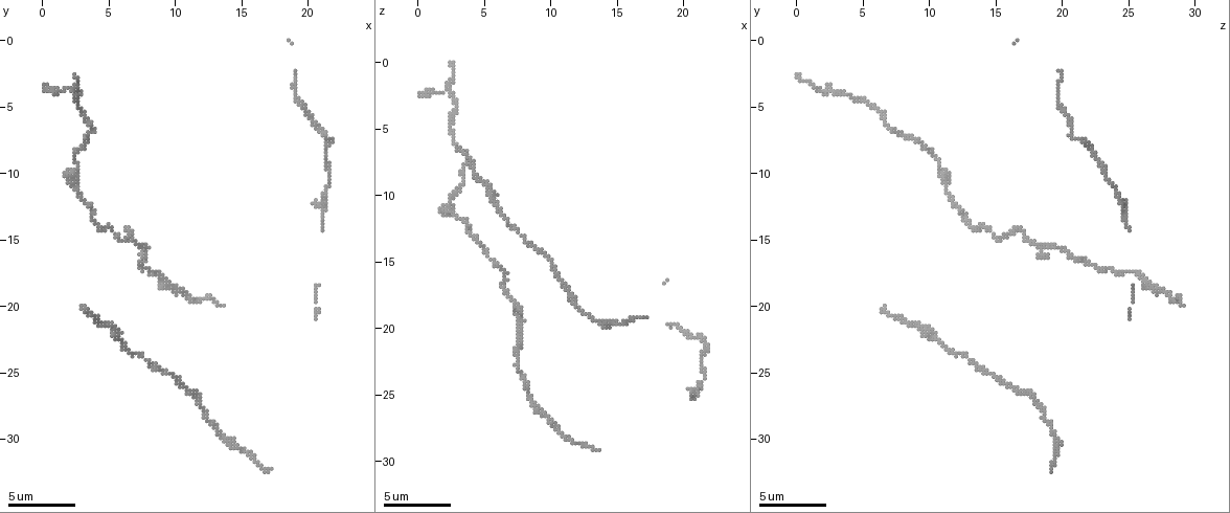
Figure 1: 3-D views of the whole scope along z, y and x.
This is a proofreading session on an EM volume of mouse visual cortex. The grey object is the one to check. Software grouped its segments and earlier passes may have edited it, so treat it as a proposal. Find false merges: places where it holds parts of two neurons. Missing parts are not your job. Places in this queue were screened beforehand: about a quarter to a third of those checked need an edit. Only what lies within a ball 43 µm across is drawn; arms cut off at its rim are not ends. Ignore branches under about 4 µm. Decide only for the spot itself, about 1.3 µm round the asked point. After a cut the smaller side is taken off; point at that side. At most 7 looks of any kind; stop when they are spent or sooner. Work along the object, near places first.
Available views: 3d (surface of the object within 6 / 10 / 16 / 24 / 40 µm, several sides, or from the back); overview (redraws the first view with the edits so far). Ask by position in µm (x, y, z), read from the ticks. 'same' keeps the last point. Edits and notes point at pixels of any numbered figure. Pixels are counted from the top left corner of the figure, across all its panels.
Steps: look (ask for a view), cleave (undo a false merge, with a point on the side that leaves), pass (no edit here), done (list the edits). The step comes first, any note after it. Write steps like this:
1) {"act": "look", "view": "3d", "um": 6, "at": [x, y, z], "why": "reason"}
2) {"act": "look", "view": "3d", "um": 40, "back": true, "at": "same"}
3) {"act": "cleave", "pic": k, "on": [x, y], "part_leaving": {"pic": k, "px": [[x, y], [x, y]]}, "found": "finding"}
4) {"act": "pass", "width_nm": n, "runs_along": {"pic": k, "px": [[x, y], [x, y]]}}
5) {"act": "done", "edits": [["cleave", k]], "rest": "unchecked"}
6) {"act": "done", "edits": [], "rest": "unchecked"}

{"act": "look", "view": "3d", "um": 16, "at": [5.6, 21.8, 9.8]}

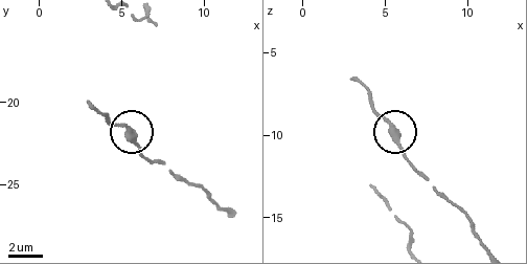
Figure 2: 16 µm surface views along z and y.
{"act": "pass", "width_nm": 400, "found": "one neuron here"}

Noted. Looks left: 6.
{"act": "look", "view": "3d", "um": 16, "at": [7.4, 15.6, 18.2], "why": "small branch off a trunk"}

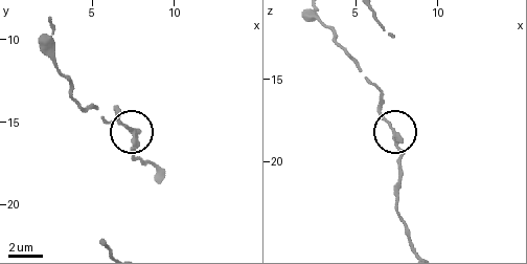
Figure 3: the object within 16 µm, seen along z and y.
{"act": "pass", "arms": 3, "runs_along": {"pic": 3, "px": [[134, 156], [134, 132], [117, 108]]}, "found": "continuous, no second neuron"}

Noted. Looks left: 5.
{"act": "look", "view": "3d", "um": 10, "at": [3.0, 3.8, 3.0], "why": "side arm on a straight run"}

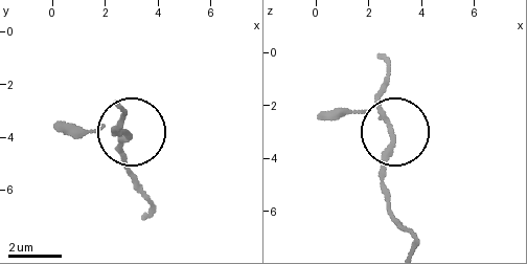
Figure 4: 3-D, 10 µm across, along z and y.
{"act": "pass", "arms": 3, "found": "all the same neuron"}

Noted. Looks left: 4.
{"act": "done", "edits": [], "rest": "unchecked"}

